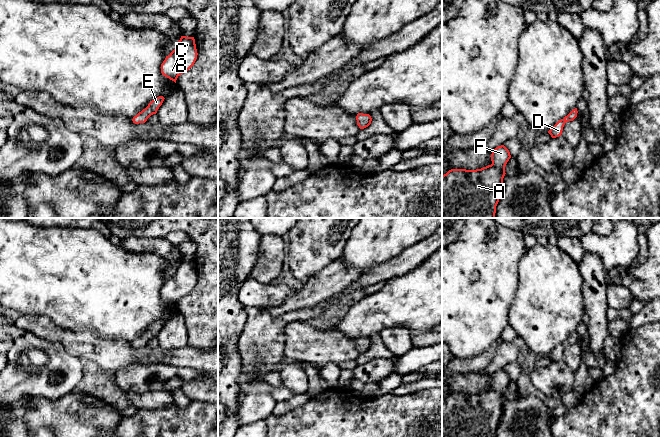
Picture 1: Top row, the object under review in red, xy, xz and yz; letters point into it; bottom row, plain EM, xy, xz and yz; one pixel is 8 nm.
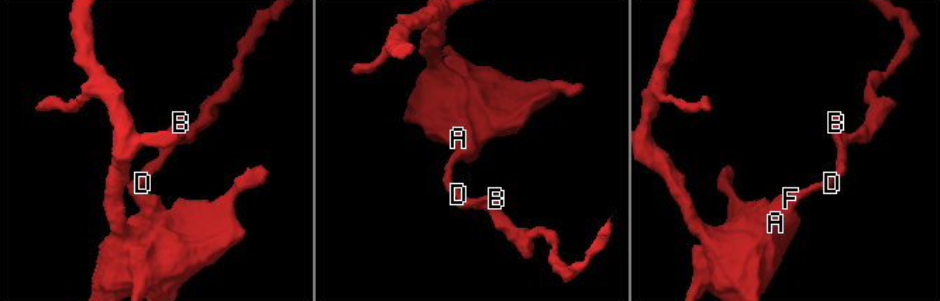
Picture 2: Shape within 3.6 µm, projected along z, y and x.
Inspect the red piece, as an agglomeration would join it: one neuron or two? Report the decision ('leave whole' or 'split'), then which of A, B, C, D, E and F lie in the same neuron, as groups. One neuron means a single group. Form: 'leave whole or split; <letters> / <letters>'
leave whole; A B C D E F

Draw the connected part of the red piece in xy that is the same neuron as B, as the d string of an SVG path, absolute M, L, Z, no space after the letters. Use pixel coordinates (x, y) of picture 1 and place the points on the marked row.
M181 36L177 47L161 64L161 73L176 83L177 78L188 71L197 59L194 37Z

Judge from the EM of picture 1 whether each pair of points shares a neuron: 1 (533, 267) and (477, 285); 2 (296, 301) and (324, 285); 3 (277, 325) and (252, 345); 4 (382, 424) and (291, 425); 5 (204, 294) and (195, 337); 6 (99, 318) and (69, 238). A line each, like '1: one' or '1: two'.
1: two
2: one
3: one
4: one
5: one
6: one

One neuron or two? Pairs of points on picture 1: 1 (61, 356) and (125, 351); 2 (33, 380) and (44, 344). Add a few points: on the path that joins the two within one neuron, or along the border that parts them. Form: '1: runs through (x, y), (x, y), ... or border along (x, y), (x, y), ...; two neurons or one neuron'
1: border along (51, 341), (58, 341), (69, 354), (79, 359); two neurons
2: runs through (43, 375), (52, 366), (52, 354); one neuron

